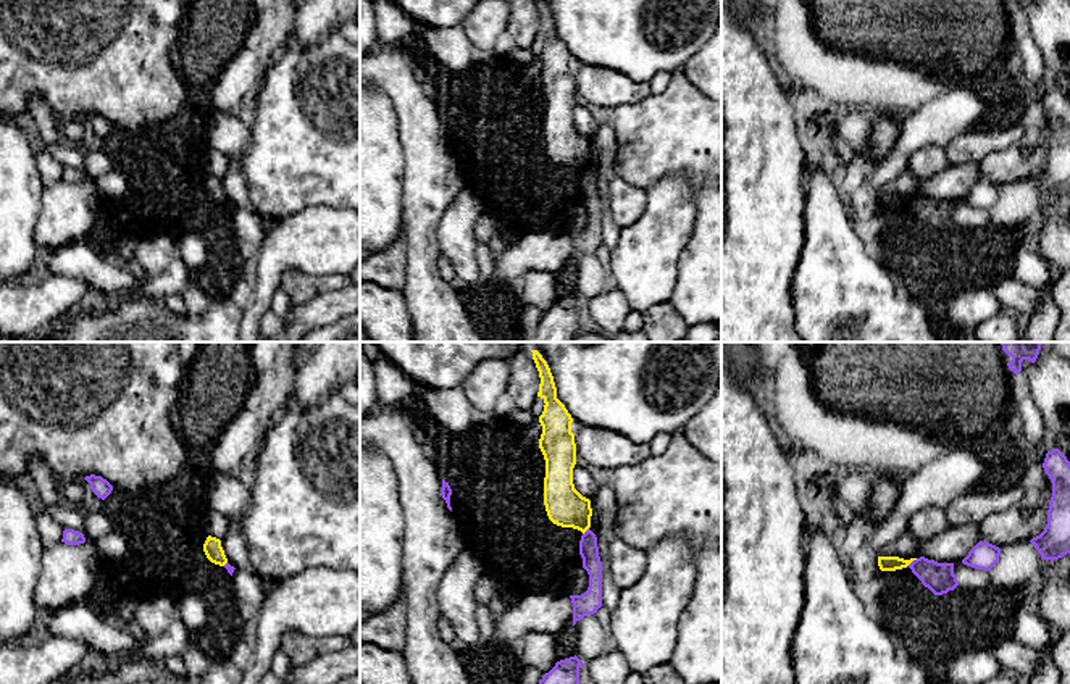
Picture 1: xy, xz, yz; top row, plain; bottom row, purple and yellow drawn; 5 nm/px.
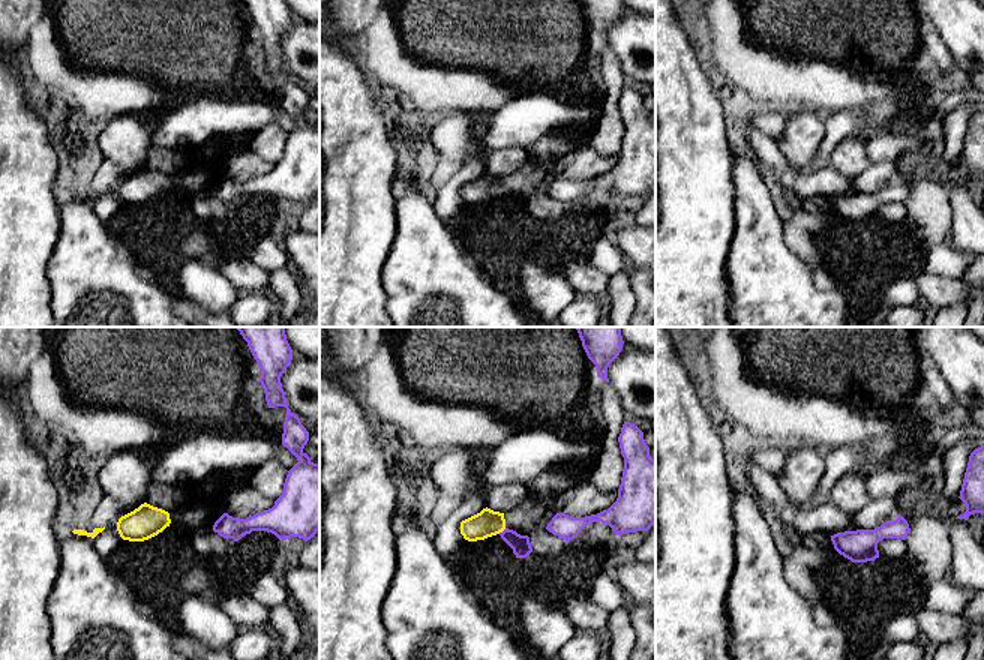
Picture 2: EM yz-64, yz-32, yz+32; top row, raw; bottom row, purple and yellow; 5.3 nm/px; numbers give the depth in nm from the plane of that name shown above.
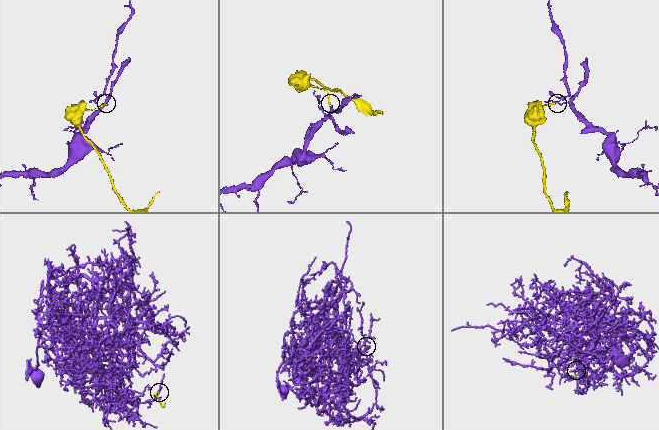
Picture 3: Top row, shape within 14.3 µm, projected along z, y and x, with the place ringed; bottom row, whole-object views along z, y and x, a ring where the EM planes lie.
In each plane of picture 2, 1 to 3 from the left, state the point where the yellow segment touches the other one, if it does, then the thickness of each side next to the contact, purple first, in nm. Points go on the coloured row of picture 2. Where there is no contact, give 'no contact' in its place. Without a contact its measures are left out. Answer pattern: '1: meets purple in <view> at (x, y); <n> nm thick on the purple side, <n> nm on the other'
1: no contact
2: meets purple in yz-32 at (503, 531); 100 nm thick on the purple side, 140 nm on the other
3: no contact

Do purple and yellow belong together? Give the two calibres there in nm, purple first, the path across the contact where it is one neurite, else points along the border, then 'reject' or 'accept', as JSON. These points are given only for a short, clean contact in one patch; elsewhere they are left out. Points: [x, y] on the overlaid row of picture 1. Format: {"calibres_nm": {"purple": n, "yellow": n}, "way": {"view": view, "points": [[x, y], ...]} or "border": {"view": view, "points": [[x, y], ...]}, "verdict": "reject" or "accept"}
{"calibres_nm": {"purple": 150, "yellow": 80}, "border": {"view": "yz", "points": [[917, 558], [907, 565]]}, "verdict": "reject"}

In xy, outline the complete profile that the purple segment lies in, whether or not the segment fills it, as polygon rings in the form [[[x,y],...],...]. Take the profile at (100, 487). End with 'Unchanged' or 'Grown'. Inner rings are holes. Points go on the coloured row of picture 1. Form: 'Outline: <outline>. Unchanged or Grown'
Outline: [[[90,474],[84,479],[90,484],[92,492],[102,500],[105,500],[113,490],[113,486],[102,476]]]. Unchanged

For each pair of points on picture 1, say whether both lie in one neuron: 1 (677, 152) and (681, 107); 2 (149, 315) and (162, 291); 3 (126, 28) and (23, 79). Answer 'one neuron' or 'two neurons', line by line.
1: one neuron
2: two neurons
3: one neuron

